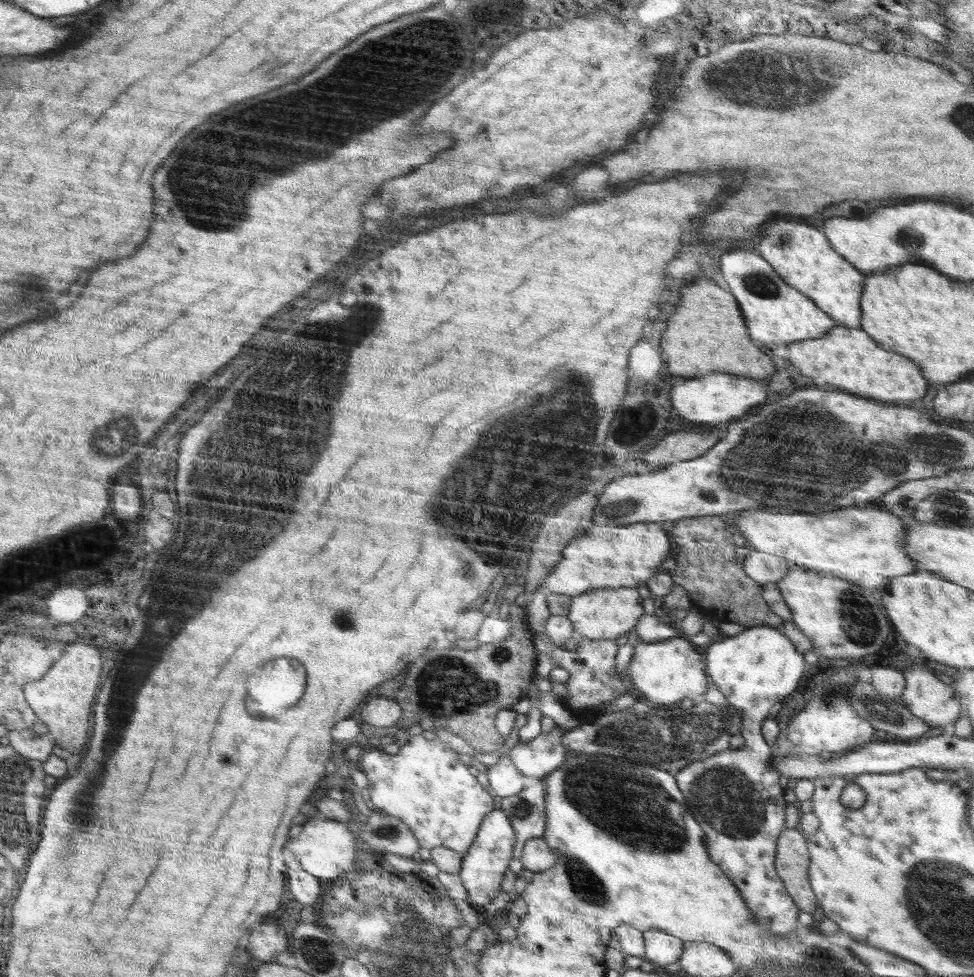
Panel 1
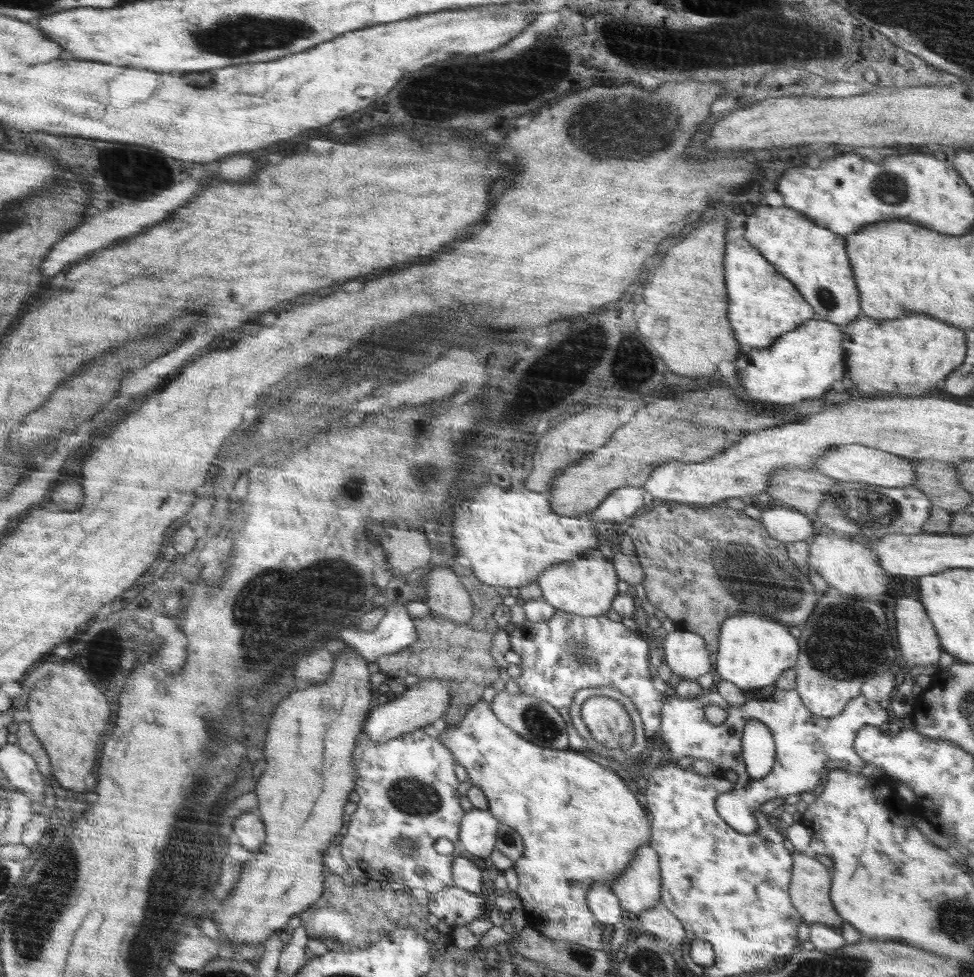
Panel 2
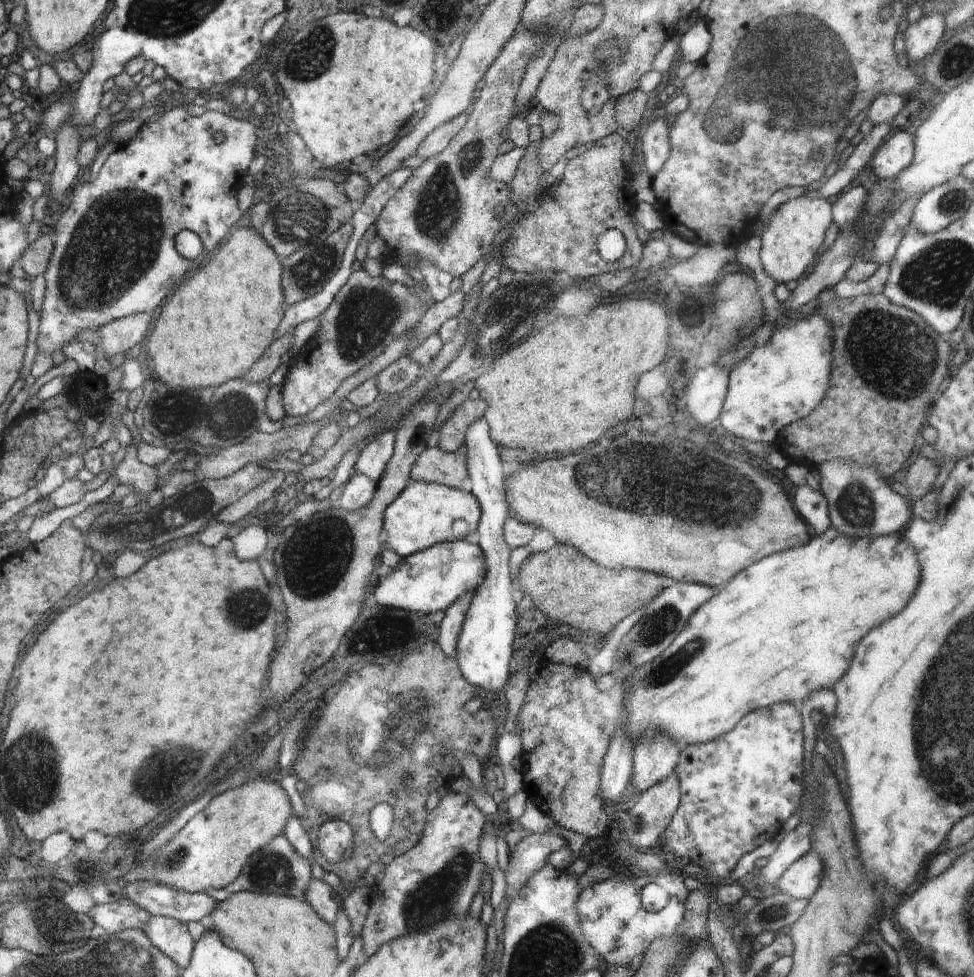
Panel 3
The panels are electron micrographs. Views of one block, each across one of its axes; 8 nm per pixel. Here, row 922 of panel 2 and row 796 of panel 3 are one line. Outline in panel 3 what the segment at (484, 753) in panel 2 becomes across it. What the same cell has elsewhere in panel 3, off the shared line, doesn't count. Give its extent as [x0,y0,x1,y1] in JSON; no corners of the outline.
[516,526,920,839]

